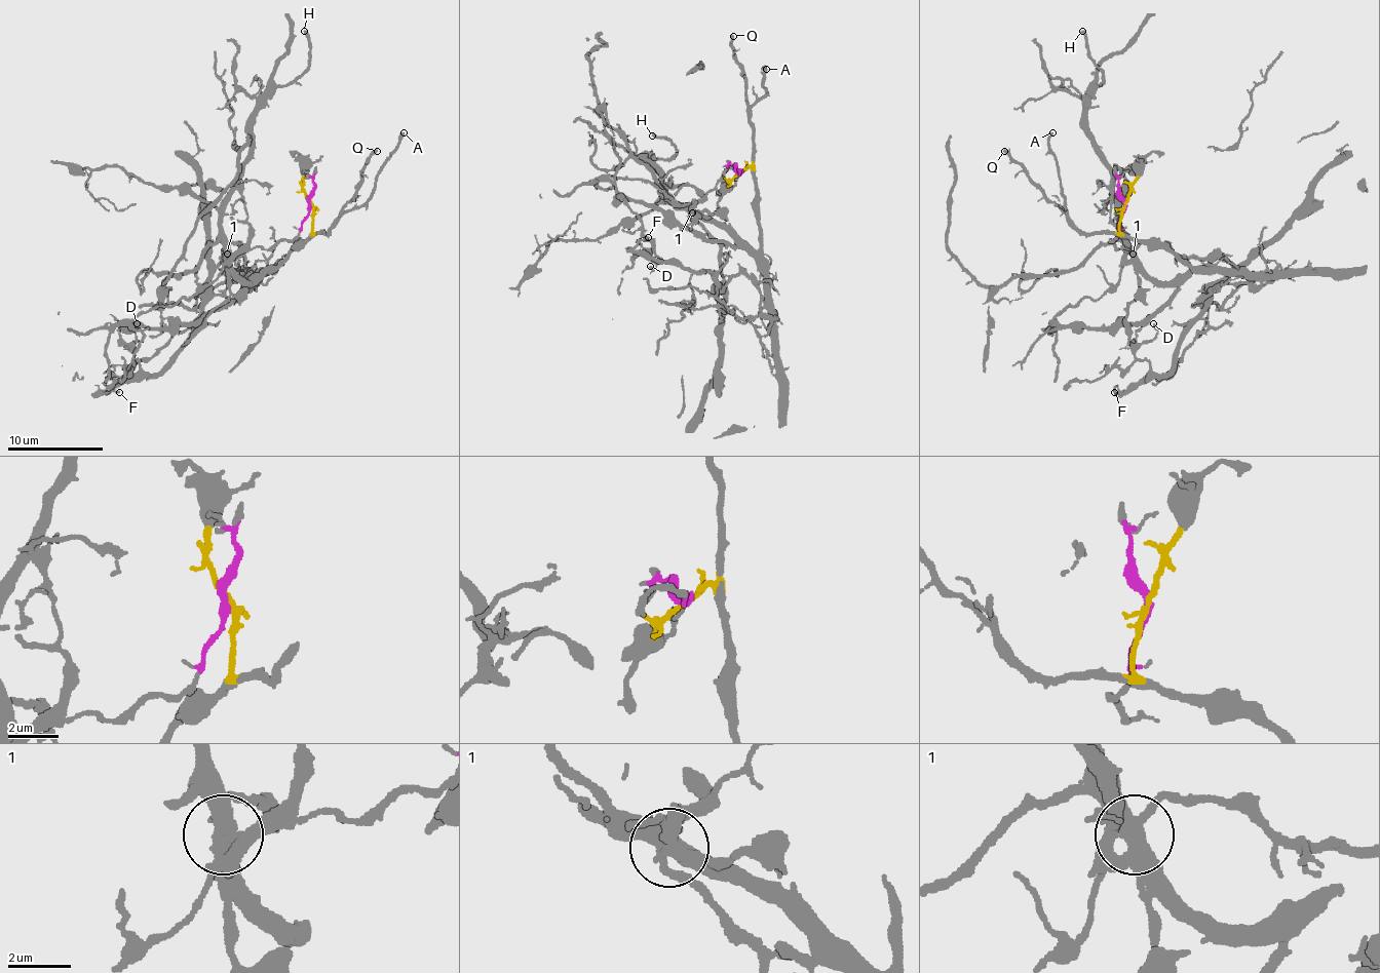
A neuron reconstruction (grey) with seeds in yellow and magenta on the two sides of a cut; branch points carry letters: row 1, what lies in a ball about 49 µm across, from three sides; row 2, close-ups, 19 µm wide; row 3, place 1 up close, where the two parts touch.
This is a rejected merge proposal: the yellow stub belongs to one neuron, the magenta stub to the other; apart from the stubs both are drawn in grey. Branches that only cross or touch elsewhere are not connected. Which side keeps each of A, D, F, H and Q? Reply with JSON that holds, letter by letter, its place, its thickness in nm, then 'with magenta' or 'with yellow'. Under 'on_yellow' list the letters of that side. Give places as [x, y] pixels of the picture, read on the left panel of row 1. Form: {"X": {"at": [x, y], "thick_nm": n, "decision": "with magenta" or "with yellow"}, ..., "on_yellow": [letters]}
{"A": {"at": [404, 132], "thick_nm": 240, "decision": "with yellow"}, "D": {"at": [137, 323], "thick_nm": 140, "decision": "with magenta"}, "F": {"at": [119, 392], "thick_nm": 100, "decision": "with magenta"}, "H": {"at": [304, 31], "thick_nm": 240, "decision": "with yellow"}, "Q": {"at": [377, 151], "thick_nm": 240, "decision": "with yellow"}, "on_yellow": ["A", "H", "Q"]}

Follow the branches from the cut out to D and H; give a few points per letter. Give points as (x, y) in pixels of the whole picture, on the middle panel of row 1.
D: (740, 171), (724, 171), (691, 218), (719, 251), (725, 309), (715, 275), (654, 251), (650, 266)
H: (740, 171), (753, 171), (758, 248), (661, 200), (664, 186), (642, 160), (676, 153), (651, 135)

